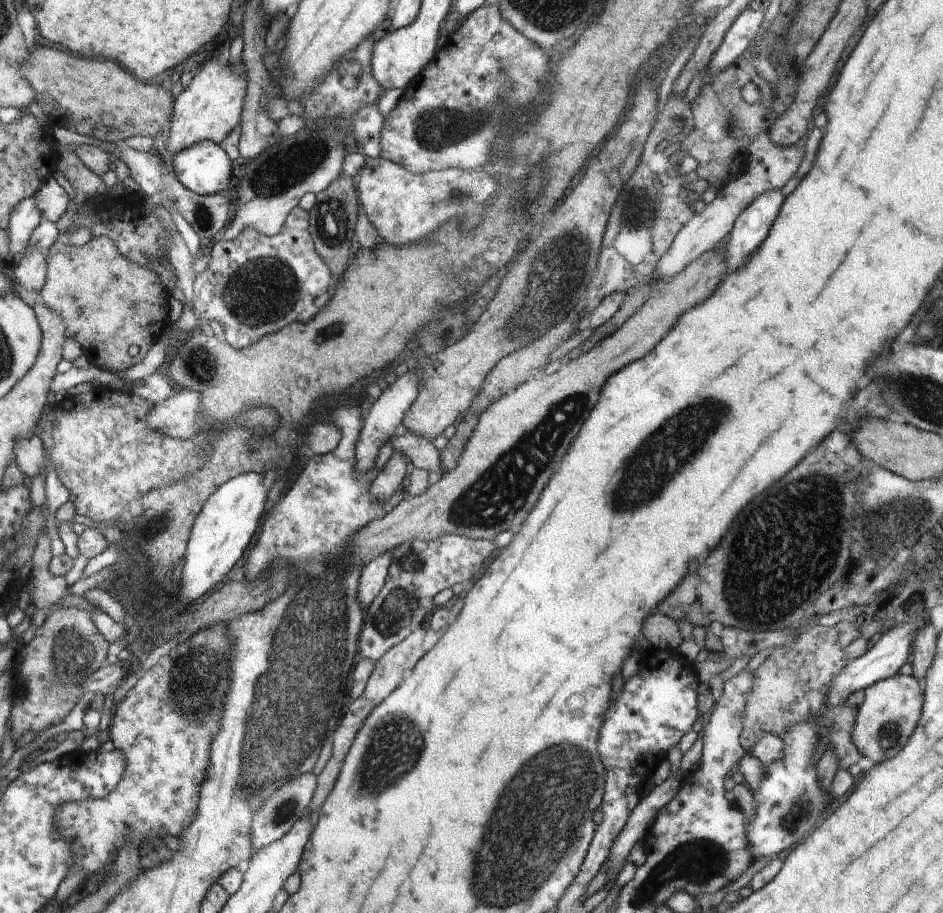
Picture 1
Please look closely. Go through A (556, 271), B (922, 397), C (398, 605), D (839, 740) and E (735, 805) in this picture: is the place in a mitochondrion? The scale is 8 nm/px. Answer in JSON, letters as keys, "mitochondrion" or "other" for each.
{"A":"mitochondrion","B":"mitochondrion","C":"mitochondrion","D":"other","E":"other"}

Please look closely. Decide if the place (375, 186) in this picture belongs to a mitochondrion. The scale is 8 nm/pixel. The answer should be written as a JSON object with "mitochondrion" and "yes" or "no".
{"mitochondrion":"no"}

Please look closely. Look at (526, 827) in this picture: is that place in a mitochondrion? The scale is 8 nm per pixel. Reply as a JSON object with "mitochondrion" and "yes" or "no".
{"mitochondrion":"yes"}

